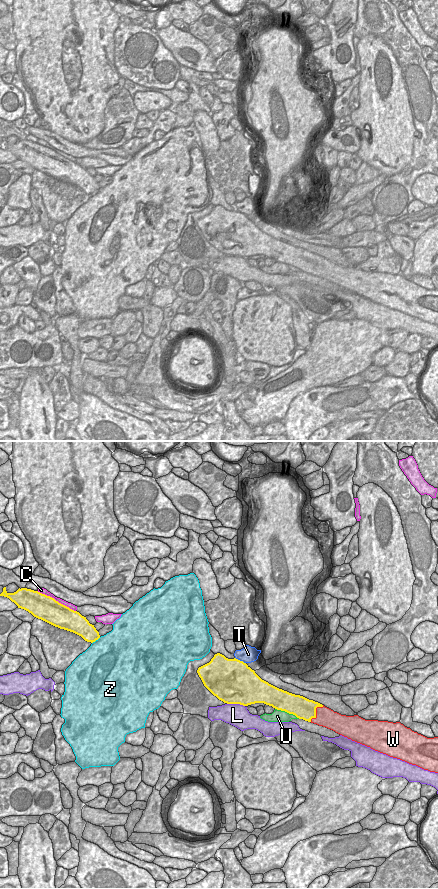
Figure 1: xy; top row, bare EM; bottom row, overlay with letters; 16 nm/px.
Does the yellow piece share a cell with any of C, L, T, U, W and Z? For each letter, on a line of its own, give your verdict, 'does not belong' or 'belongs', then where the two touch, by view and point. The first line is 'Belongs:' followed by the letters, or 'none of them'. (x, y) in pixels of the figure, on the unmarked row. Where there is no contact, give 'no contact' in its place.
Belongs: W
C: does not belong; meets yellow in xy at (55, 152)
L: does not belong; meets yellow in xy at (236, 255)
T: does not belong; meets yellow in xy at (239, 212)
U: does not belong; meets yellow in xy at (287, 264)
W: belongs; meets yellow in xy at (315, 264)
Z: does not belong; meets yellow in xy at (96, 191)

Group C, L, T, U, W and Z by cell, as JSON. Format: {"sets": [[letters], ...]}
{"sets": [["C"], ["L"], ["T"], ["U"], ["W"], ["Z"]]}

